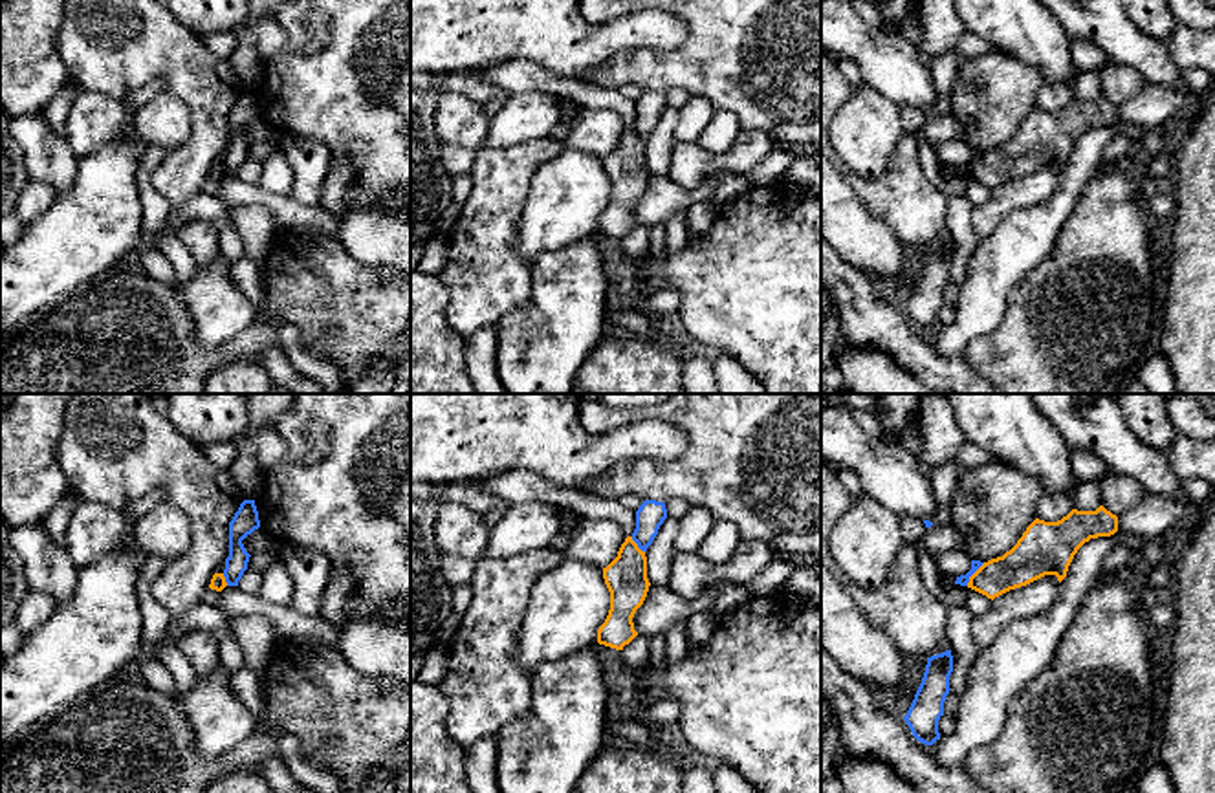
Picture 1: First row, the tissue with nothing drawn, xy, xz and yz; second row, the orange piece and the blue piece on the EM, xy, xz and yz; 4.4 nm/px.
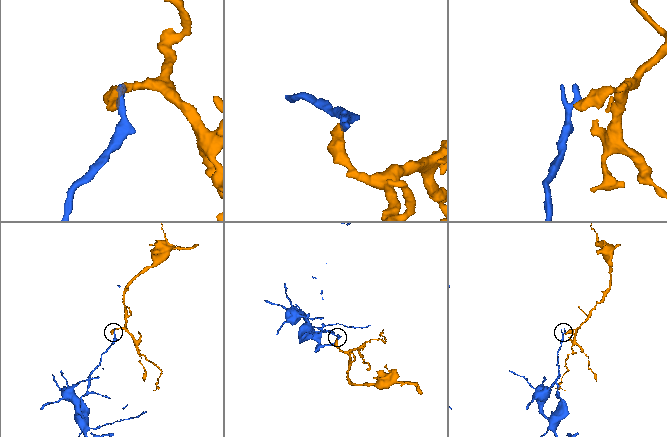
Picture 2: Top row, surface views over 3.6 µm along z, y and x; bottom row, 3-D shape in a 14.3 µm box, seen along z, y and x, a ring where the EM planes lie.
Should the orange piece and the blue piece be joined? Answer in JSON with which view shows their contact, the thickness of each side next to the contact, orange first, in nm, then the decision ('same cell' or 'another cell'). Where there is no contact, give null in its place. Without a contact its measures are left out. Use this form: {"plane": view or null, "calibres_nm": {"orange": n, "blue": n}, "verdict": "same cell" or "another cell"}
{"plane": "yz", "calibres_nm": {"orange": 180, "blue": 50}, "verdict": "another cell"}

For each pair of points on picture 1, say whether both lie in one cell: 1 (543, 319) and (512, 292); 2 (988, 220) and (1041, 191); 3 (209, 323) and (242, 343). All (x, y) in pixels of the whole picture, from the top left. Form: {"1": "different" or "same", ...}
{"1": "different", "2": "same", "3": "different"}

